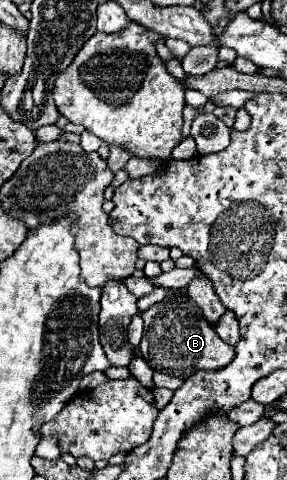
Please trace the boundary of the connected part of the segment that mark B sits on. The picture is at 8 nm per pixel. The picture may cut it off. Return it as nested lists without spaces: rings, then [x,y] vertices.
[[[170,294],[162,302],[150,306],[140,314],[144,320],[144,336],[140,342],[140,356],[158,372],[188,378],[196,370],[220,370],[234,358],[234,348],[228,346],[202,316],[202,310],[188,298],[188,294]]]

